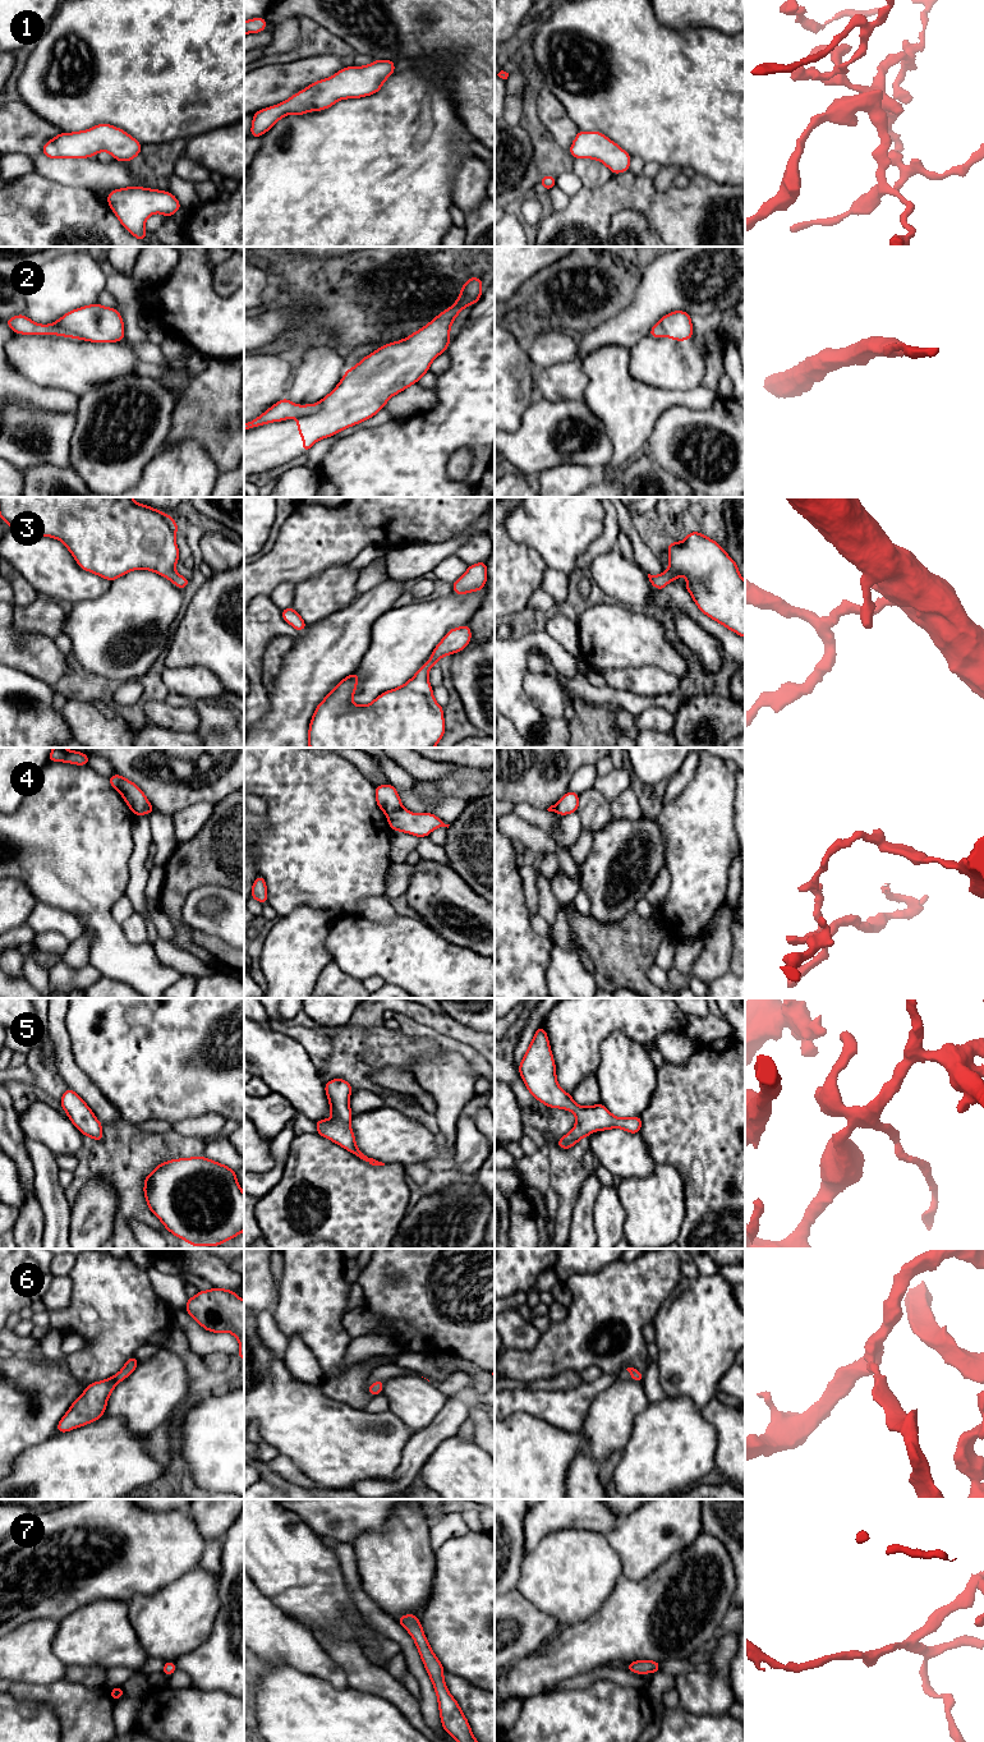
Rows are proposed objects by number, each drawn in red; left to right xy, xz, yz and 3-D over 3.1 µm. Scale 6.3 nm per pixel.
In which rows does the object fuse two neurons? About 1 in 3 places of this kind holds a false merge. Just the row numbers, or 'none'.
2, 4

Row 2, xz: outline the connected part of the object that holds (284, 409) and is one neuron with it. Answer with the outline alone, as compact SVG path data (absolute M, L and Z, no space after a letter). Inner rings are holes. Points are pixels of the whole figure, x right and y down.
M286 397L273 404L268 410L257 417L254 420L244 423L244 431L271 422L281 422L289 418L316 414L317 412L319 412L319 408L319 403L309 405L296 405Z

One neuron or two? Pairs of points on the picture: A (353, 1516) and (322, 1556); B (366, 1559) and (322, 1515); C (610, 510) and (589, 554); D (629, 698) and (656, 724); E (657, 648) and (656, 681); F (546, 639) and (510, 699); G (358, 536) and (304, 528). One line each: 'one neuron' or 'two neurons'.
A: two neurons
B: two neurons
C: one neuron
D: two neurons
E: two neurons
F: one neuron
G: one neuron

